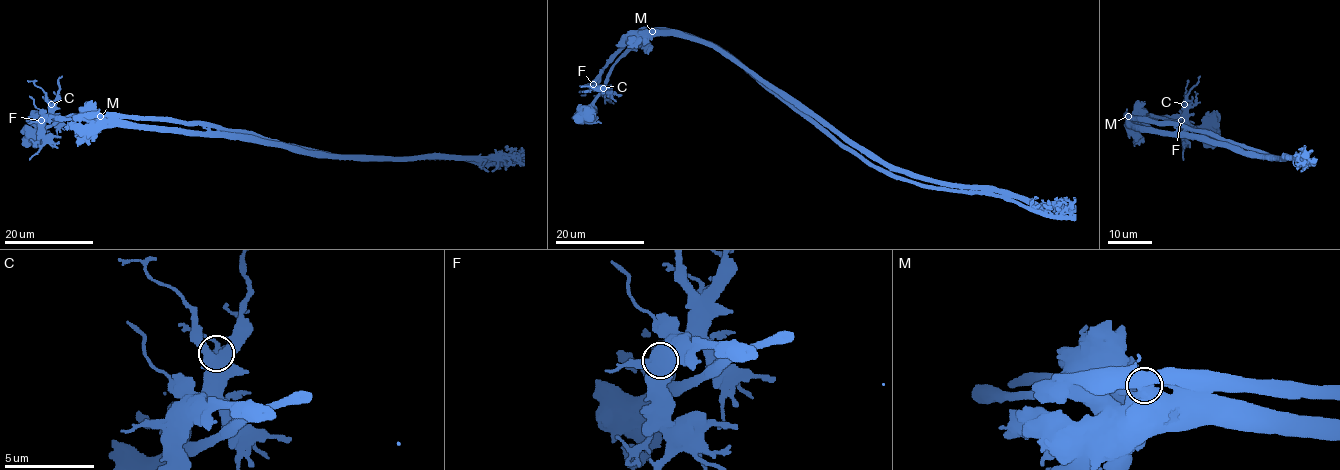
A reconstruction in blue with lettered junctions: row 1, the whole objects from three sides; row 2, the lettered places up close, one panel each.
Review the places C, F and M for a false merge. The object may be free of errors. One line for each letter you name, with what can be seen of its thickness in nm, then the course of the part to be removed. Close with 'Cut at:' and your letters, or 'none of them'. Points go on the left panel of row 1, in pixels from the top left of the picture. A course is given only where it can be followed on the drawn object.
M: calibre 550 nm; course (100, 116), (128, 115), (211, 123), (345, 156), (468, 158), (473, 162), (518, 163), (518, 158), (512, 157)
Cut at: M

